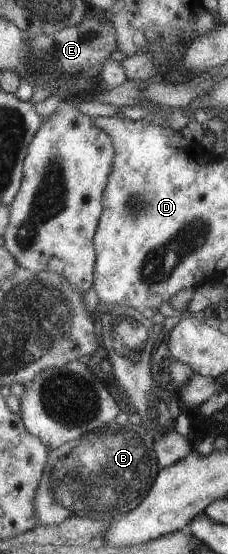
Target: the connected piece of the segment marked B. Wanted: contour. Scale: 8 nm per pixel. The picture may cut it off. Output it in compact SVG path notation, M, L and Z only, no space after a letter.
M137 413L128 416L127 422L136 426L120 426L110 421L105 427L95 428L76 440L61 444L49 450L45 468L41 472L40 486L36 492L35 512L38 524L57 525L71 516L91 516L99 518L119 518L132 512L149 494L162 465L158 462L153 449L153 434L140 426L141 418Z

